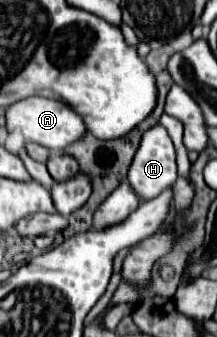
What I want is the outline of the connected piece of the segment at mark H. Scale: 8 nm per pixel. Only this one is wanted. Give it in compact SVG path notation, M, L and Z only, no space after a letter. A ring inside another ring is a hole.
M161 124L143 134L129 170L129 184L141 196L141 200L159 196L175 182L175 156L177 154L171 136Z

